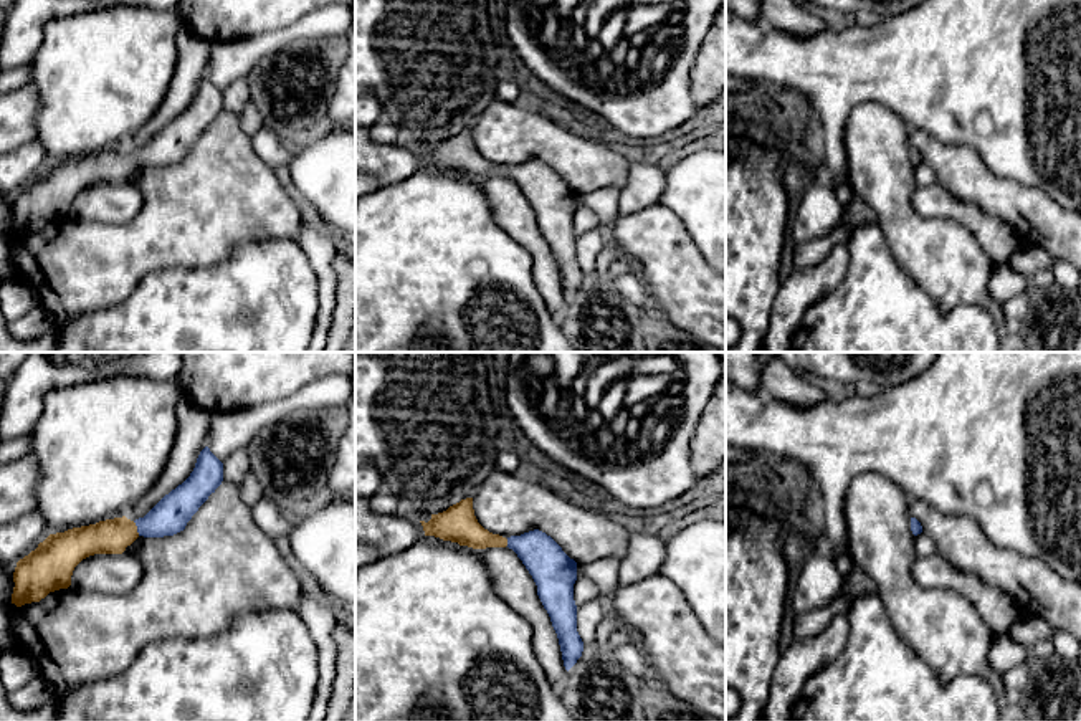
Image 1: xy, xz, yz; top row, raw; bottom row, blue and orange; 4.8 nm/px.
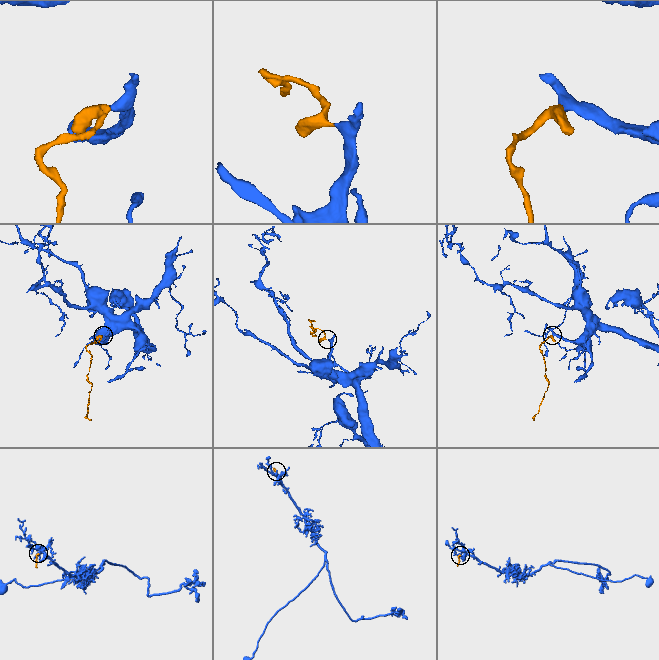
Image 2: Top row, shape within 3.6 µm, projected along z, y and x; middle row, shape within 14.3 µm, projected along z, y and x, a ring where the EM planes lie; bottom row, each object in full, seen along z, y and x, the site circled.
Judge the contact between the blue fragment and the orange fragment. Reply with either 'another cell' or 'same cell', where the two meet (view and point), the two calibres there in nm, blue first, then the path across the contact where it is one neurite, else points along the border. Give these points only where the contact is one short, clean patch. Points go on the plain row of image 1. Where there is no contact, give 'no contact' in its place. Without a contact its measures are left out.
same cell; contact xy (138, 157); calibres 180 and 170 nm; way xy (171, 144), (154, 154), (138, 157), (111, 166)

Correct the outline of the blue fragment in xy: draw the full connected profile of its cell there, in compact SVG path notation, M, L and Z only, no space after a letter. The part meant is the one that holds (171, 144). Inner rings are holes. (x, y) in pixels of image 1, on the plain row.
M205 76L190 106L165 124L144 147L122 147L50 164L17 192L12 233L40 232L50 222L68 218L74 197L94 184L122 184L139 165L164 167L187 152L223 111L223 93Z

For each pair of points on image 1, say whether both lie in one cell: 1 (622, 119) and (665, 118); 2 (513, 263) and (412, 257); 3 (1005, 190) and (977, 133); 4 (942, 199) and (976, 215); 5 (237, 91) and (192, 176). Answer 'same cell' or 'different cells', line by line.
1: same cell
2: same cell
3: different cells
4: same cell
5: different cells

